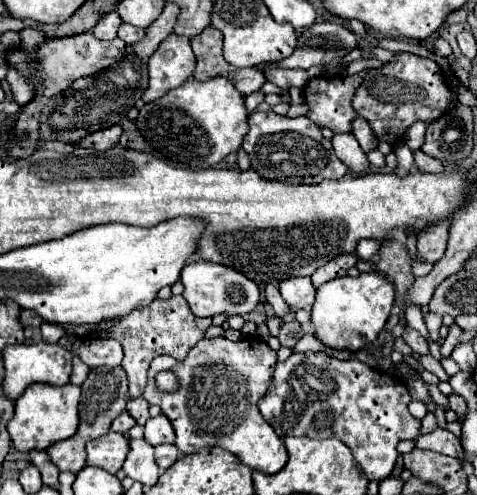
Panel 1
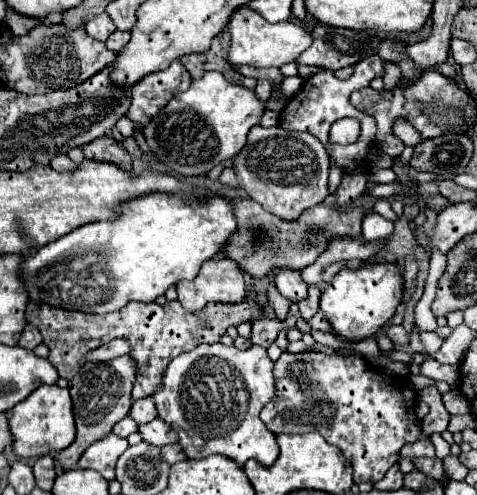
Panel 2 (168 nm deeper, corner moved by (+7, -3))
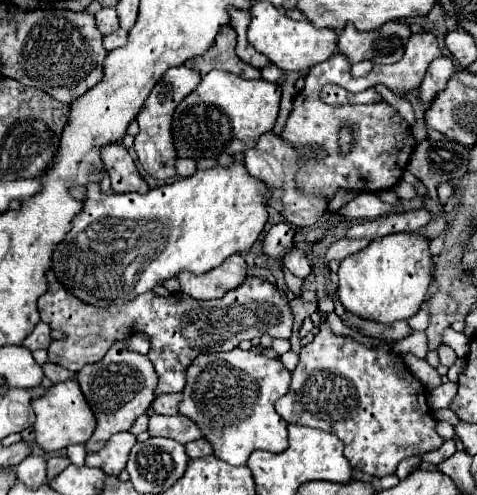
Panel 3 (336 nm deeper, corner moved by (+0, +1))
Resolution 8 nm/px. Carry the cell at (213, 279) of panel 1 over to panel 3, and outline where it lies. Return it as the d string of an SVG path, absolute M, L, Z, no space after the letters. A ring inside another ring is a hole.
M242 255L228 257L222 265L204 275L188 275L186 271L178 275L182 291L194 299L222 297L226 291L240 287L244 279L246 279L246 261L242 259Z

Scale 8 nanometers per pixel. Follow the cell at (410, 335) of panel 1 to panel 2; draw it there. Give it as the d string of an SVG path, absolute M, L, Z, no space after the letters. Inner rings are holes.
M389 325L387 331L385 331L385 335L387 335L393 343L397 343L397 345L407 345L407 343L409 343L409 335L405 333L405 329L403 329L401 325Z

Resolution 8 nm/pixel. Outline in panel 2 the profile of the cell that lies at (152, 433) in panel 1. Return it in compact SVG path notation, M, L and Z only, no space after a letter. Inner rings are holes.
M155 419L155 421L151 421L151 423L141 425L141 427L139 427L139 433L141 433L143 441L153 443L153 445L157 445L157 447L177 443L177 433L175 433L163 419Z

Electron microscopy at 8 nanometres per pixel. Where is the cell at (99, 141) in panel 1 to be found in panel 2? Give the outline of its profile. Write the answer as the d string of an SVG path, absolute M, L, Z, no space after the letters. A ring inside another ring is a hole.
M99 137L99 139L83 145L83 153L87 159L117 163L119 167L125 167L125 171L131 171L129 153L119 143L115 143L113 137Z

